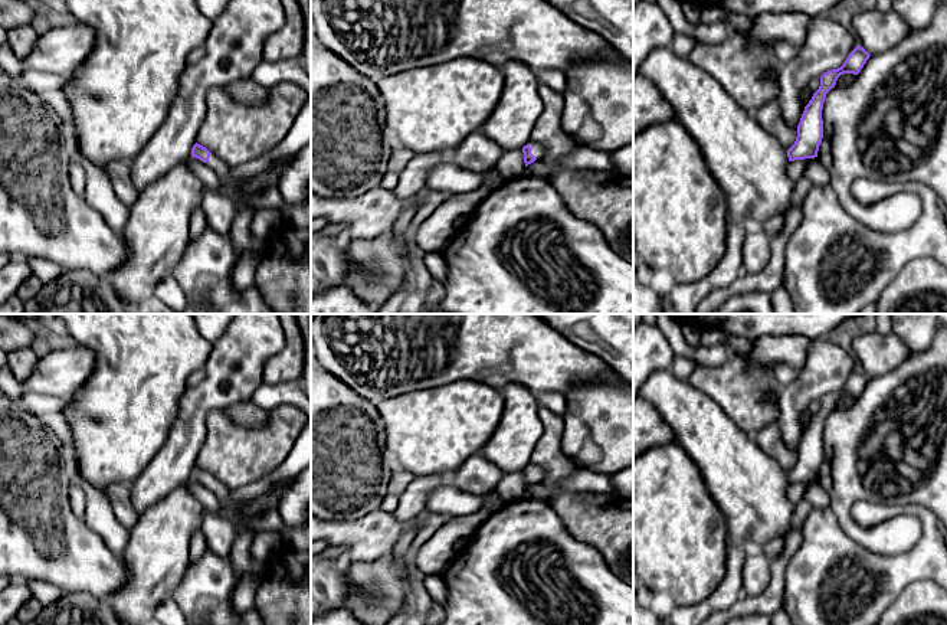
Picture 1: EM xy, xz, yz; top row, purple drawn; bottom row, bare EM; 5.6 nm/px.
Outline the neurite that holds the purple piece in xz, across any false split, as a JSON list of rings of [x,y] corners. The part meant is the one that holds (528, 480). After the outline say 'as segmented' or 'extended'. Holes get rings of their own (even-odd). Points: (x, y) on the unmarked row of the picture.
[[[530,465],[522,469],[525,490],[544,478],[544,469],[538,465]]]; extended

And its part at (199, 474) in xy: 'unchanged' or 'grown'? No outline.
grown

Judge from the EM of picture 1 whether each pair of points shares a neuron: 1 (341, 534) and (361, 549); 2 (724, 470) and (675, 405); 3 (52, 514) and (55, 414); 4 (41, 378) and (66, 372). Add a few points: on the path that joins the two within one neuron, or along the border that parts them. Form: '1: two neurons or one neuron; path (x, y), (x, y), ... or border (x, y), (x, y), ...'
1: one neuron; path (346, 534), (357, 545)
2: one neuron; path (724, 454), (691, 421)
3: two neurons; border (26, 409), (58, 431)
4: one neuron; path (46, 378), (61, 373)

